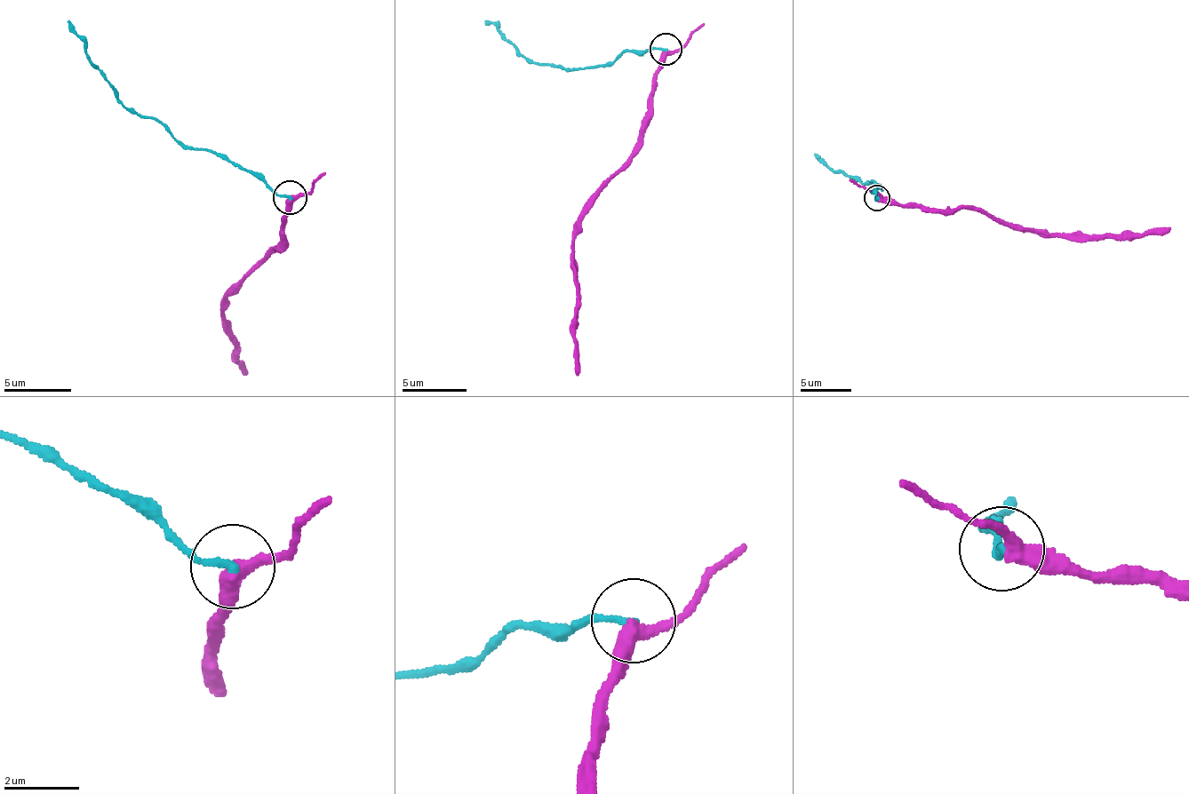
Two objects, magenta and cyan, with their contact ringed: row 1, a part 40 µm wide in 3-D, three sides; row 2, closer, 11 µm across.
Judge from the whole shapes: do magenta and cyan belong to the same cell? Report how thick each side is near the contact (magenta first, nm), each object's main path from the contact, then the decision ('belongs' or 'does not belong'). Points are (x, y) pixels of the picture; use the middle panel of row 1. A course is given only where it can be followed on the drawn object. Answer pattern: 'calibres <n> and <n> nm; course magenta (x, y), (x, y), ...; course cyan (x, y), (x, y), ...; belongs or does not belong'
calibres 380 and 190 nm; course magenta (665, 51), (665, 66), (650, 94), (650, 123), (642, 146), (586, 210), (572, 240), (576, 366), (579, 374); course cyan (665, 48), (618, 55), (594, 68), (570, 72), (528, 58), (485, 20); does not belong

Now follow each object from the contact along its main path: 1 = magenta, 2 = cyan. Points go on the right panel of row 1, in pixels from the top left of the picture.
1: (879, 199), (891, 198), (921, 210), (965, 206), (1055, 237), (1144, 237), (1164, 234), (1169, 227)
2: (876, 199), (873, 189), (881, 185), (883, 188), (873, 180), (865, 184), (837, 173), (814, 153)

